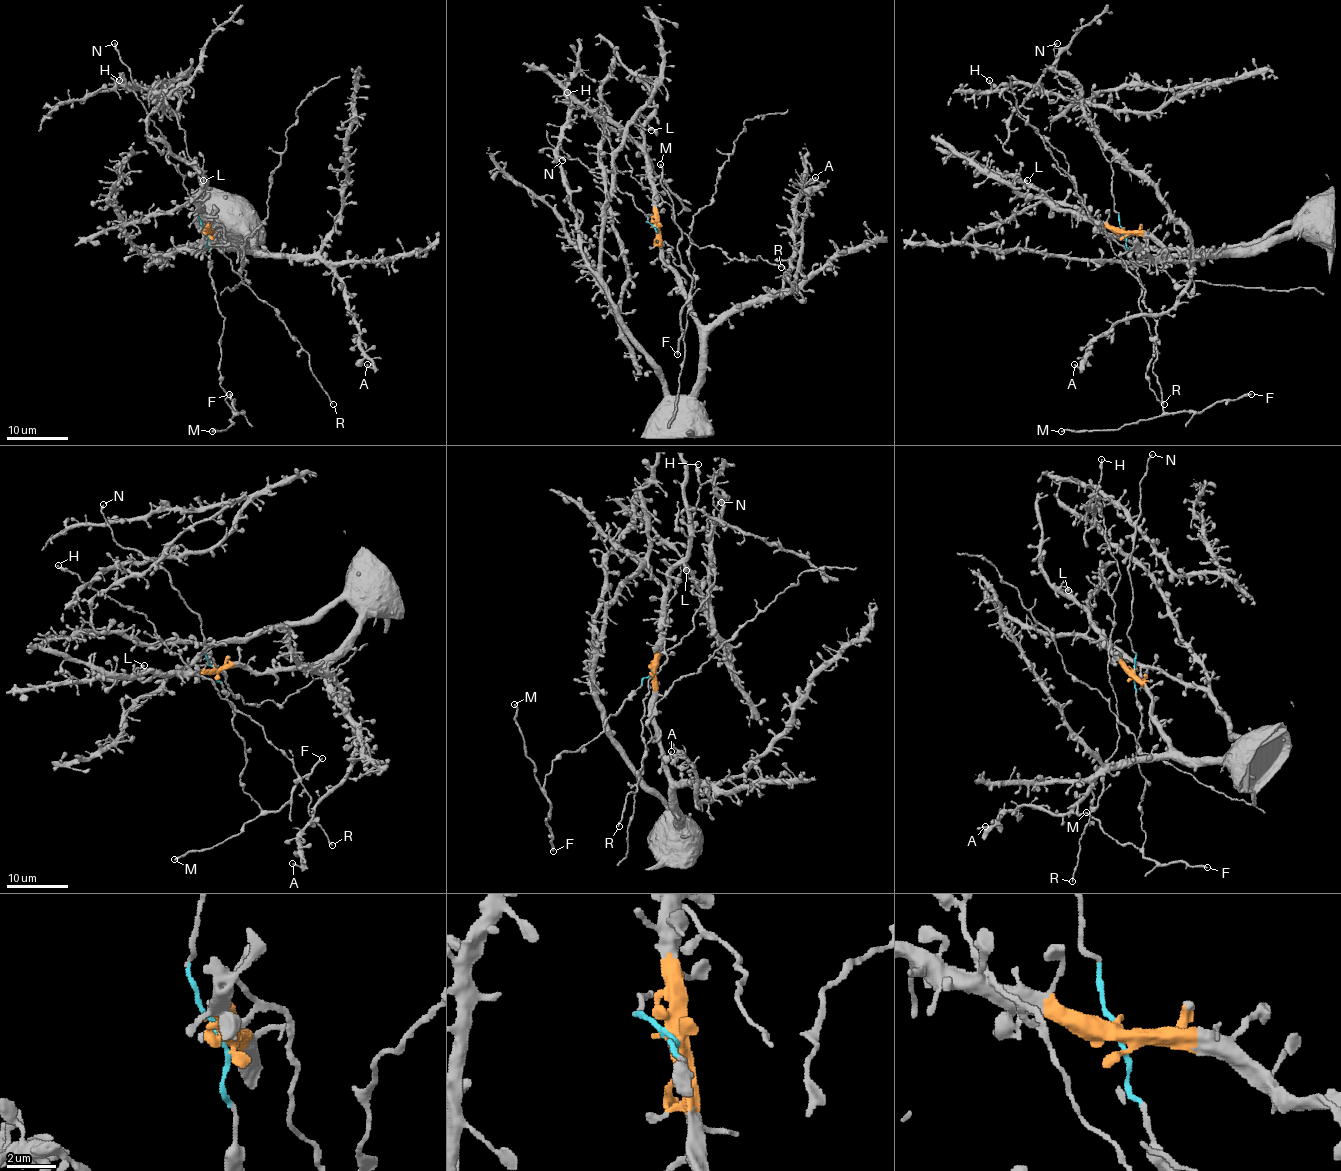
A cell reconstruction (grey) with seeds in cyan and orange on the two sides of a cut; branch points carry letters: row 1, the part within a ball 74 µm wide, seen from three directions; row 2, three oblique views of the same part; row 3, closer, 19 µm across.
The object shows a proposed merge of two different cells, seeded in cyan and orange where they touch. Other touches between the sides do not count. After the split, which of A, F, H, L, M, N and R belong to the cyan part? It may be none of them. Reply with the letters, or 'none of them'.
F, M, N

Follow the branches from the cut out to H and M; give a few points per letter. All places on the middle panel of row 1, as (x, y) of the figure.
H: (655, 227), (655, 194), (628, 171), (616, 168), (611, 159), (610, 140), (588, 110), (567, 93)
M: (655, 227), (679, 265), (681, 228), (659, 164)

